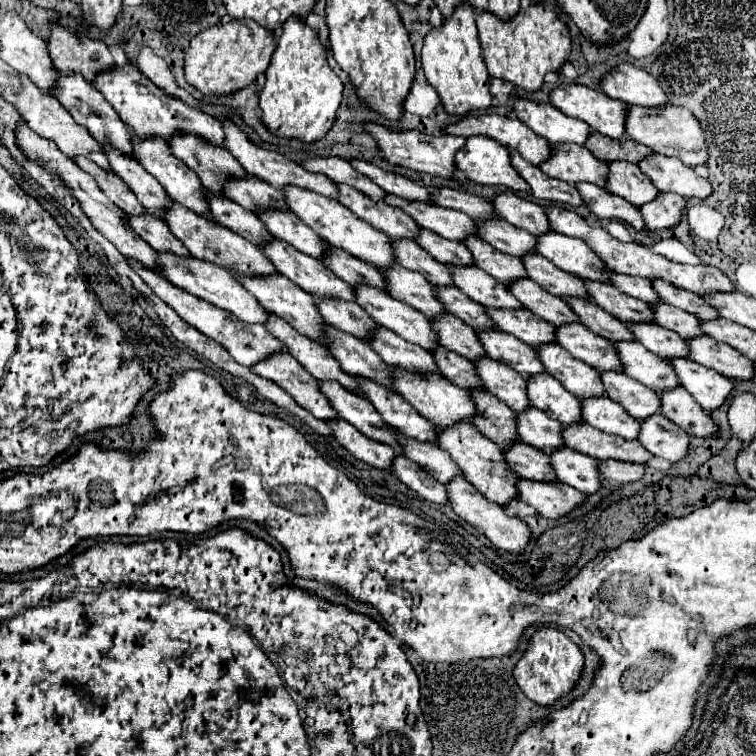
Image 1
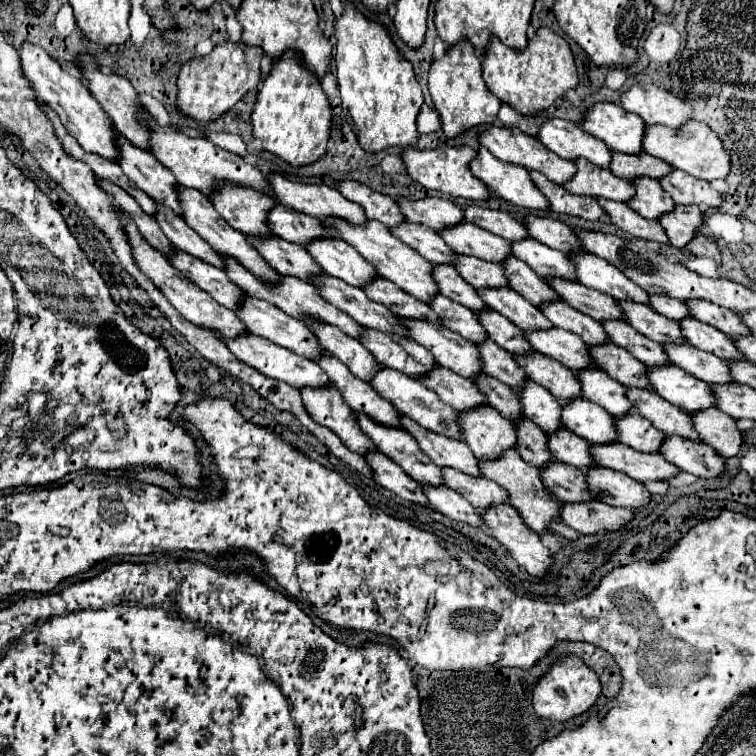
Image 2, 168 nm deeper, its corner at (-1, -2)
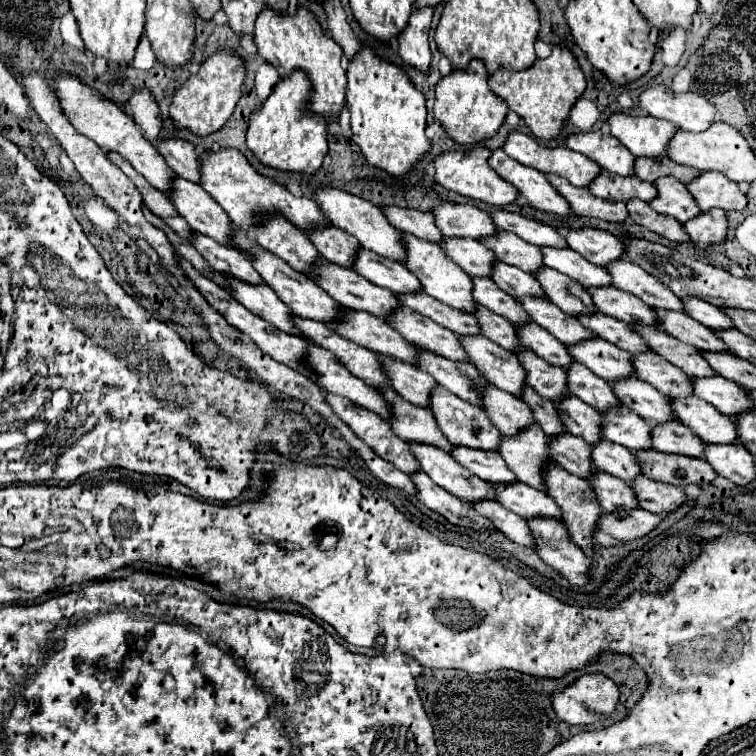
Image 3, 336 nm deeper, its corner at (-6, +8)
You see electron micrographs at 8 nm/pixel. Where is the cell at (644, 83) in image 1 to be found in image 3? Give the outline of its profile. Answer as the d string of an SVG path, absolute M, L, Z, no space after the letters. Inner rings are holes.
M656 84L640 94L640 106L654 118L674 122L682 130L704 132L718 120L716 108L700 94L676 94L664 84Z

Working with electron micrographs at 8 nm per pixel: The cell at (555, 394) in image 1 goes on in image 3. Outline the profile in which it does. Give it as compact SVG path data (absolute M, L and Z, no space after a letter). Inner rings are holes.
M618 406L604 412L602 434L606 440L612 440L620 446L626 446L638 452L644 448L652 448L650 432L652 432L652 426L646 424L640 416L636 416L626 406Z

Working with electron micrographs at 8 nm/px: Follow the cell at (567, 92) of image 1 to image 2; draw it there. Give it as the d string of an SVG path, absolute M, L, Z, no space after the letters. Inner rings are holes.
M595 102L581 120L581 128L603 140L611 152L639 154L645 122L613 102Z

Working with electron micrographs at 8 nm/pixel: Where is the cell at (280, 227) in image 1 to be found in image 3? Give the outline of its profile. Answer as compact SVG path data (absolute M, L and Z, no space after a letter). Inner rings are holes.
M364 248L354 258L354 270L360 276L368 278L372 284L388 288L394 294L422 292L420 280L416 280L416 276L412 276L412 272L408 272L408 268L404 268L404 264L378 256Z

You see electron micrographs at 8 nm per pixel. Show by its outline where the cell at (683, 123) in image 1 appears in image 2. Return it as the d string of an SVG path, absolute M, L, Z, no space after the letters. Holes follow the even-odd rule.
M697 120L685 122L683 126L679 126L679 130L671 130L669 126L659 124L647 126L647 134L643 136L643 150L669 162L673 168L685 170L687 174L707 182L715 178L725 178L729 174L729 154L723 150L721 140L707 124Z

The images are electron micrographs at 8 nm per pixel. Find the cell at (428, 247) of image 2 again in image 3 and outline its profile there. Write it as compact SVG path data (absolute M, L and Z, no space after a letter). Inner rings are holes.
M446 238L442 248L470 276L492 276L492 264L496 262L496 256L482 242L472 238Z

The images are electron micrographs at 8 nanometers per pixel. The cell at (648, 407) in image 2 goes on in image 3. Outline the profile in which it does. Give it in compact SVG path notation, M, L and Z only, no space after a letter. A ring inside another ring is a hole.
M696 396L674 398L672 408L682 424L692 428L708 444L736 444L736 424L732 418L720 414L712 404Z

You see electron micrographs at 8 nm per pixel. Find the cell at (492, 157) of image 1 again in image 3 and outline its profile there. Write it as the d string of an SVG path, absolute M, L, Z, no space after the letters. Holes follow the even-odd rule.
M496 150L490 156L490 166L502 176L506 182L514 184L520 194L538 210L552 212L556 216L570 216L570 204L558 190L546 180L542 172L534 168L524 168L520 162L512 160L504 150Z

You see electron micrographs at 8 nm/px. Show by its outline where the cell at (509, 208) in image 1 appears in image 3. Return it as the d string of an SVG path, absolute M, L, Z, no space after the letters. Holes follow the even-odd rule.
M582 228L582 230L564 230L562 232L568 246L582 254L586 260L598 266L608 266L620 258L624 258L624 242L608 232Z

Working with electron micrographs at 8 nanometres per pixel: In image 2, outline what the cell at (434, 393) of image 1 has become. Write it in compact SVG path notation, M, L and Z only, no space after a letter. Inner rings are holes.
M475 406L471 410L461 410L457 414L459 422L459 436L461 440L471 448L471 452L475 454L475 458L495 458L495 454L499 456L505 448L513 448L515 446L515 428L511 426L511 420L503 418L495 408L491 406Z

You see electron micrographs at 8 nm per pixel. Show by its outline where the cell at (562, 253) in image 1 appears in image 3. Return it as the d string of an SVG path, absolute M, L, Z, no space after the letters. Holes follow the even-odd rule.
M618 260L608 266L608 272L612 276L612 286L638 296L648 306L684 312L682 300L668 286L660 284L660 280L638 268L638 264L628 260Z

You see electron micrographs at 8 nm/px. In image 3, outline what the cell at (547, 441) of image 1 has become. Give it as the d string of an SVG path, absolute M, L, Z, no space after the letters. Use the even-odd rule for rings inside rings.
M600 440L598 444L594 444L592 460L600 472L620 476L620 480L624 482L632 480L632 476L642 474L640 464L636 464L636 456L628 448L610 440Z

